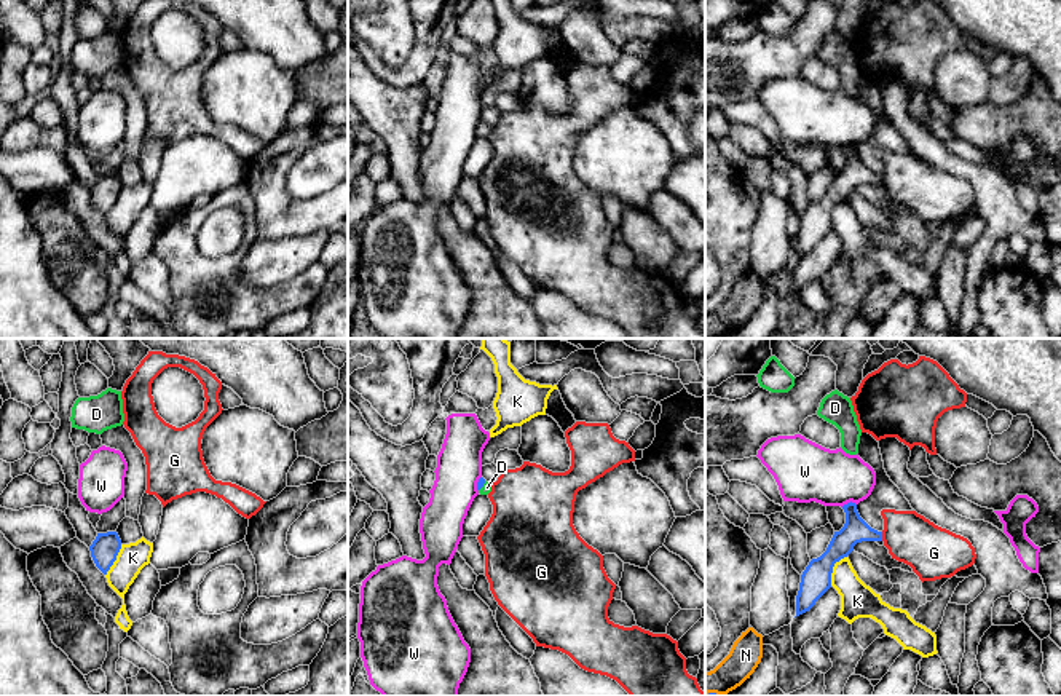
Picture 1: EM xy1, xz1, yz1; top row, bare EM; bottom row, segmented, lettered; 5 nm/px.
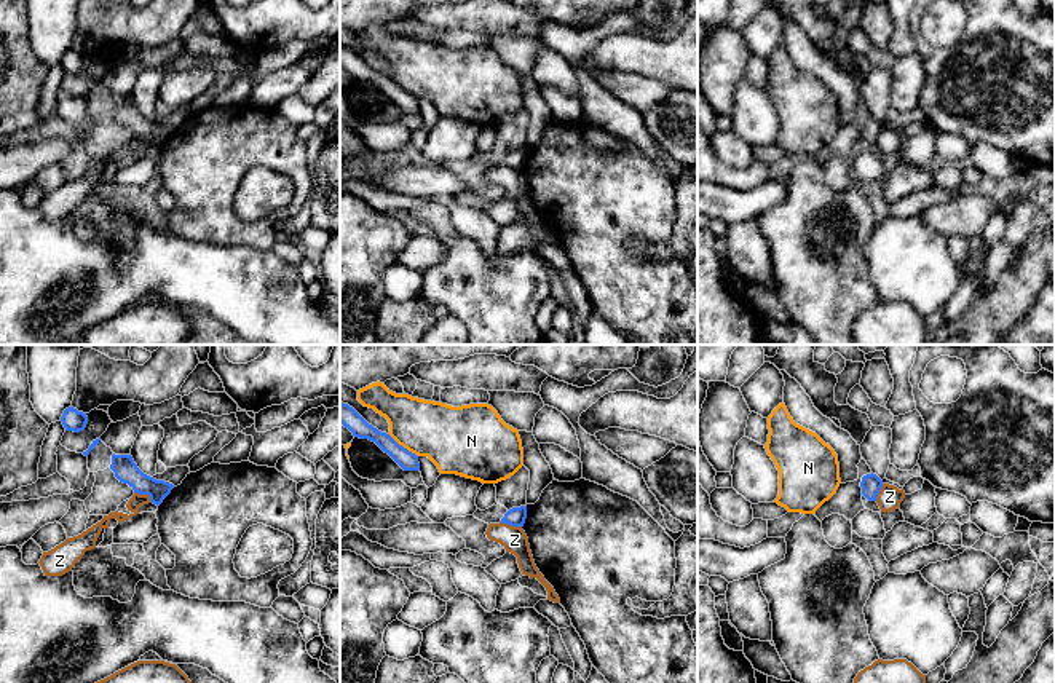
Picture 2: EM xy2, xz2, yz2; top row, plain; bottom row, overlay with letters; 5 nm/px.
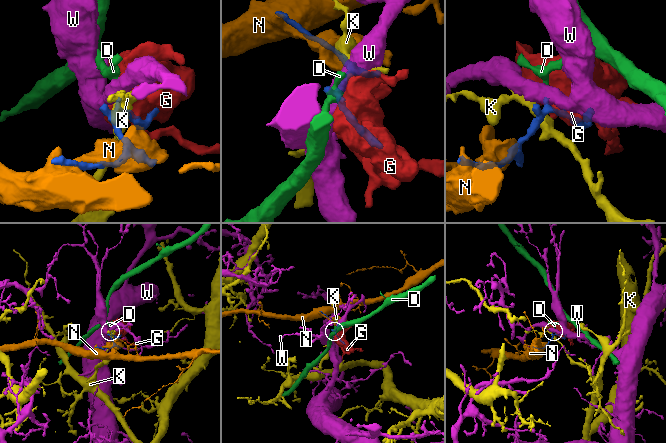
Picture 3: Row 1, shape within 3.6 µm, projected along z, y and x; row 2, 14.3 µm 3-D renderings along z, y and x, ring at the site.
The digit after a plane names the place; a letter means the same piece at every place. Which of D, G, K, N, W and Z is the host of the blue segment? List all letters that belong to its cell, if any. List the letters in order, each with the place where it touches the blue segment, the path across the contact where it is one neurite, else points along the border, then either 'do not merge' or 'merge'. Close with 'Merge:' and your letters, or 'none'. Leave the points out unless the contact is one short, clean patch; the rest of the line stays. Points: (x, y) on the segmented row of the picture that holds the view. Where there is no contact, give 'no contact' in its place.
D: xz1 (482, 486) | across xz1 (481, 482), (482, 486), (487, 487) | merge
G: yz1 (881, 537) | do not merge
K: yz1 (832, 569) | along yz1 (846, 556), (835, 564), (830, 585) | do not merge
N: xz2 (401, 446) | do not merge
W: yz1 (848, 503) | along yz1 (855, 503), (849, 502), (841, 506) | do not merge
Z: xy2 (144, 493) | along xy2 (134, 492), (146, 493), (152, 501) | do not merge
Merge: D

